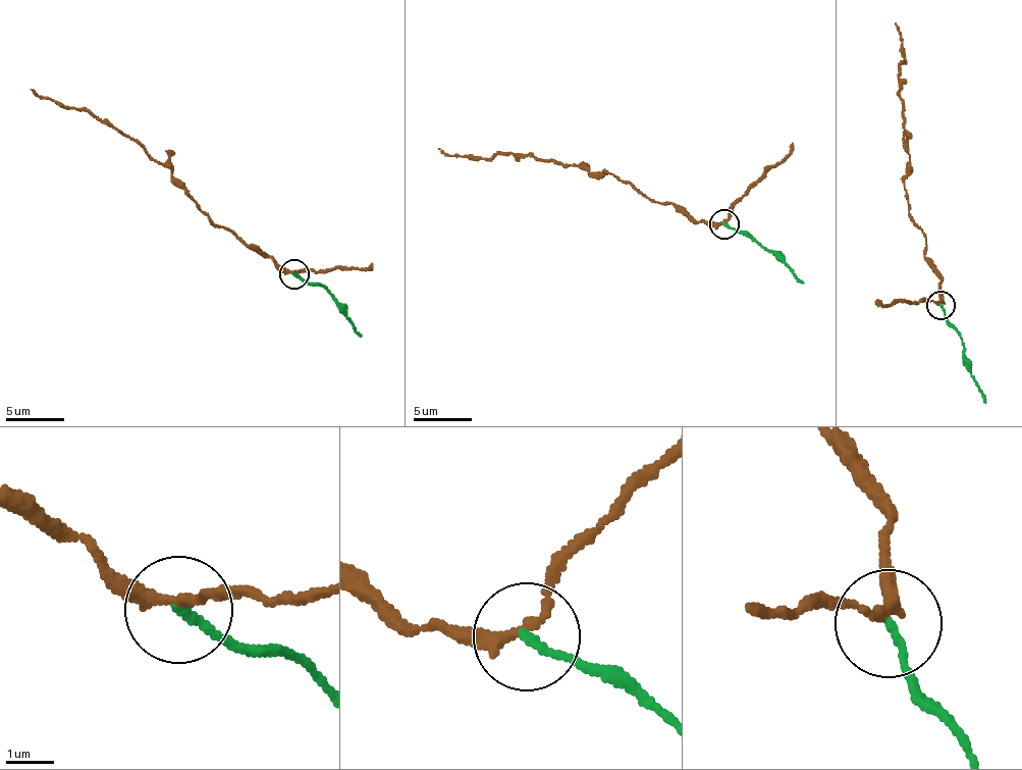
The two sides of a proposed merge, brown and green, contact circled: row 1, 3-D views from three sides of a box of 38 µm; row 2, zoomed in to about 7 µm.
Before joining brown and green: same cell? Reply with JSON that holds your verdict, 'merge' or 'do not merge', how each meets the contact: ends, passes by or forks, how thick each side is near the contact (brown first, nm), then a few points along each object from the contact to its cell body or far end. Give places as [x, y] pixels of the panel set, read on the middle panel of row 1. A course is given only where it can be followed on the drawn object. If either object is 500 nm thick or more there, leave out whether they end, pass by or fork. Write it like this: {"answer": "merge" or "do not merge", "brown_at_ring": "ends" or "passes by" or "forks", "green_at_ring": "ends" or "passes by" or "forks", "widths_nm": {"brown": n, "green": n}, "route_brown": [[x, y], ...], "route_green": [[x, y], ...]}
{"answer": "do not merge", "brown_at_ring": "passes by", "green_at_ring": "ends", "widths_nm": {"brown": 220, "green": 160}, "route_brown": [[724, 223], [691, 222], [673, 204], [650, 202], [604, 171], [501, 152], [477, 159], [450, 157], [437, 148]], "route_green": [[724, 224], [749, 234], [762, 248], [775, 254], [802, 284]]}

